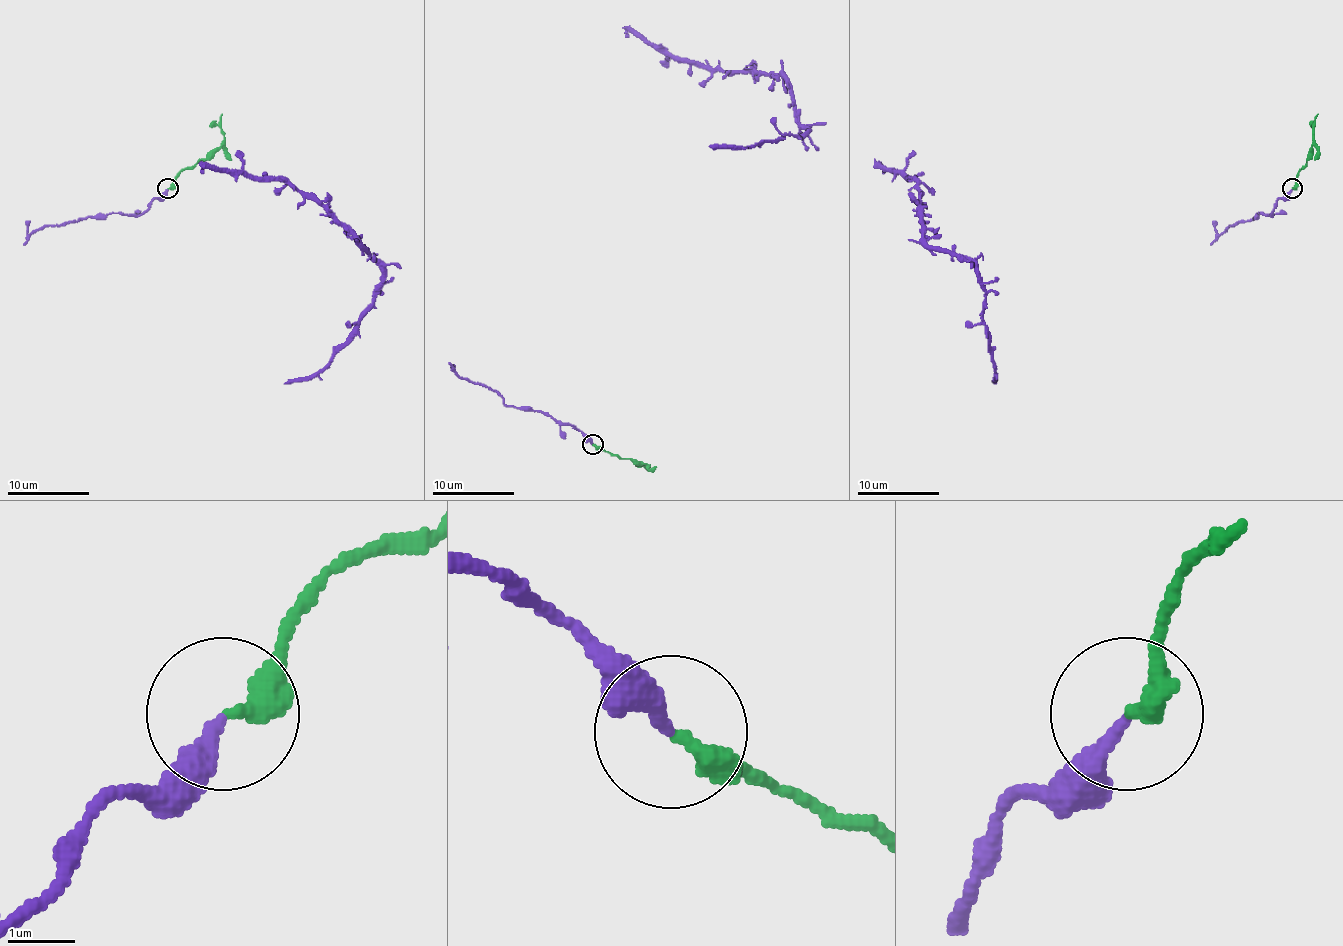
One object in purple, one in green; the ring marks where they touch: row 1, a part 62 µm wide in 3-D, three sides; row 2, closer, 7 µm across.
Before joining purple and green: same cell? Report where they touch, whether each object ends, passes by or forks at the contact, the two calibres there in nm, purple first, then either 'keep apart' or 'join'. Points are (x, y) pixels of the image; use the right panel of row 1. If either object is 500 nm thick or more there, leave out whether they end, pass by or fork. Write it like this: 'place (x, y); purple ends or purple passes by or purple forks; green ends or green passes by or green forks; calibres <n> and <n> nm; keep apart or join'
place (1292, 188); purple ends; green passes by; calibres 240 and 200 nm; join

